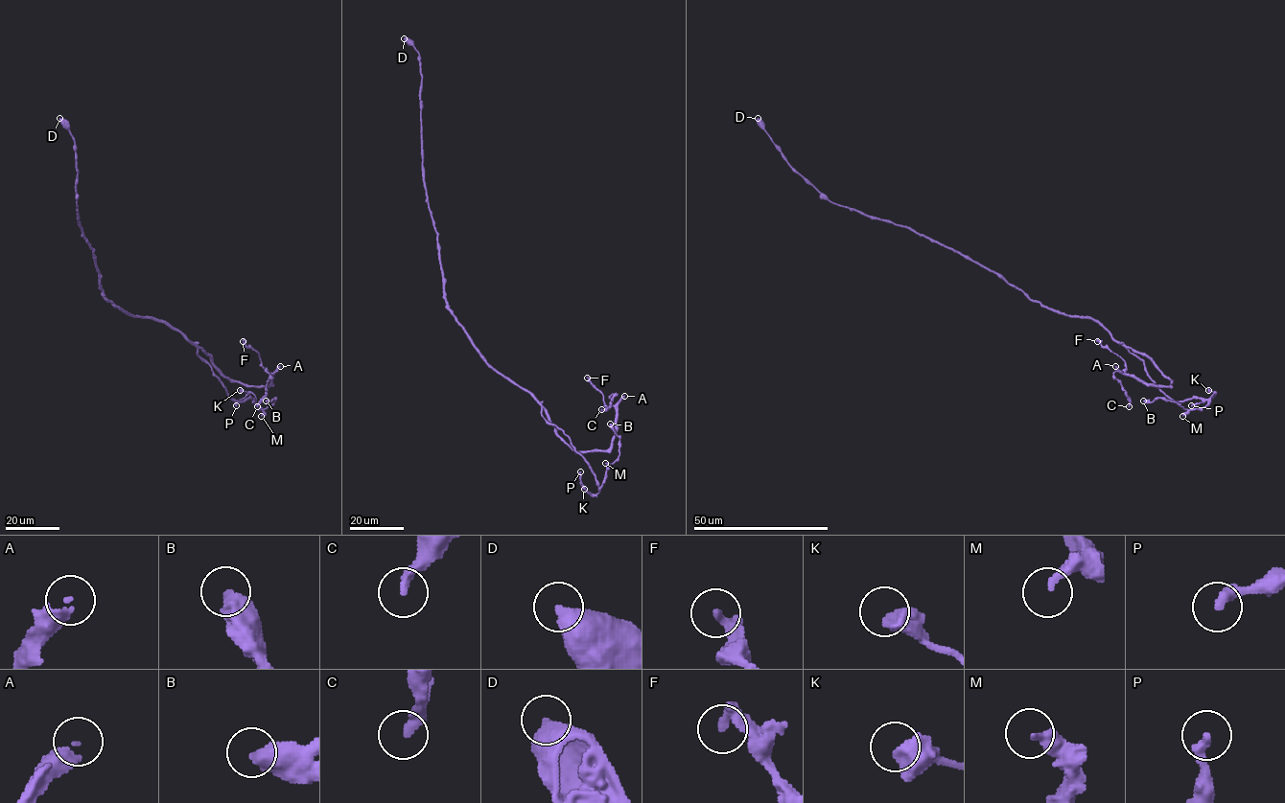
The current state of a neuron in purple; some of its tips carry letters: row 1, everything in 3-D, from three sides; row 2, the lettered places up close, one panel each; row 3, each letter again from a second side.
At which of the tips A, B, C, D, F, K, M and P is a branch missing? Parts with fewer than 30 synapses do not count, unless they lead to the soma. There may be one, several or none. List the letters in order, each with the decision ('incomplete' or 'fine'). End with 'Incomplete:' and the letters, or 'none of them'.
A: incomplete
B: fine
C: fine
D: fine
F: fine
K: fine
M: fine
P: fine
Incomplete: A

